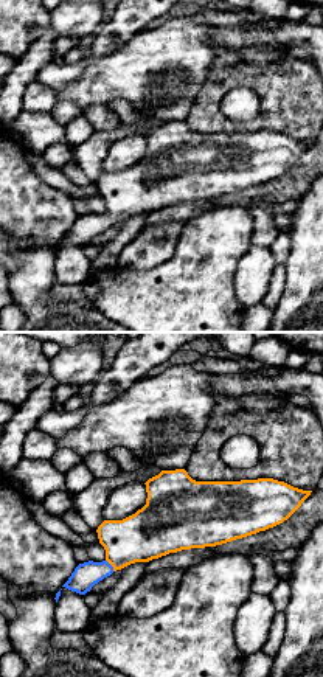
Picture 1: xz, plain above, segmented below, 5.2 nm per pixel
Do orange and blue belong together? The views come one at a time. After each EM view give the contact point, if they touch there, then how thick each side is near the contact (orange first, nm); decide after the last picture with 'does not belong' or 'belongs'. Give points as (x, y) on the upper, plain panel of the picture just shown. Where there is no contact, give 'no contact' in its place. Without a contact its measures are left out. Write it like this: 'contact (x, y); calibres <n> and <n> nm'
contact (111, 216); calibres 260 and 130 nm

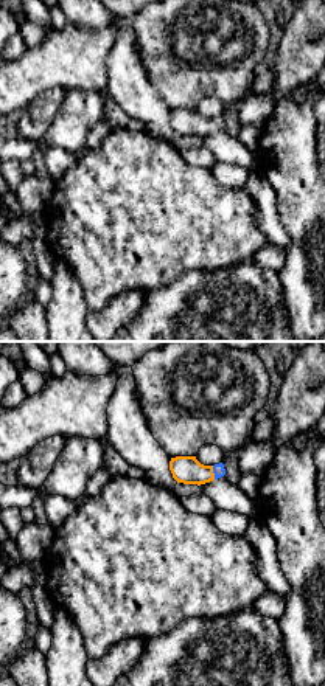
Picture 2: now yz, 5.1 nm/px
contact (212, 124); calibres 140 and 60 nm

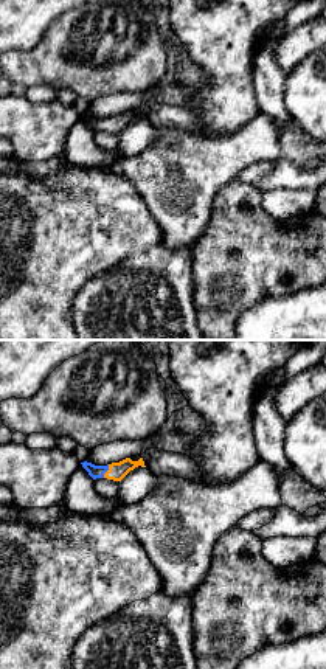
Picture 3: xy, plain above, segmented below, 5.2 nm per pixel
contact (107, 123); calibres 100 and 70 nm

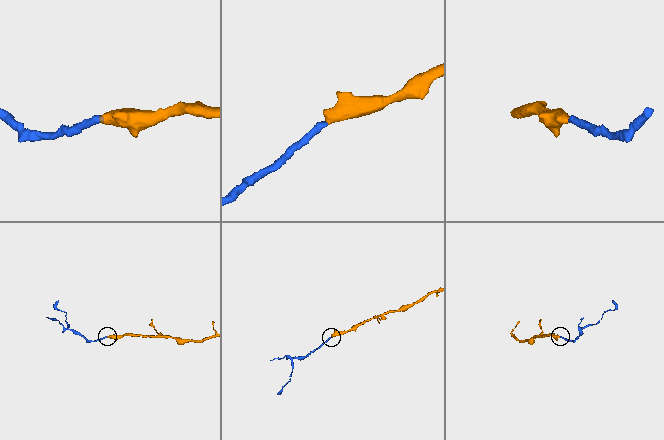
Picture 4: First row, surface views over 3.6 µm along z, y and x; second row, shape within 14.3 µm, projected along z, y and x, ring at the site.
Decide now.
belongs

